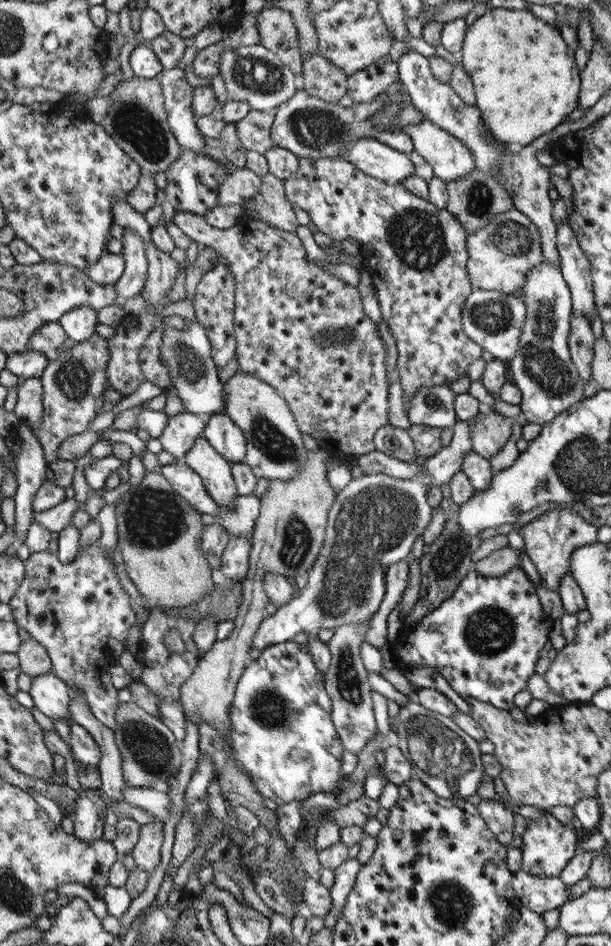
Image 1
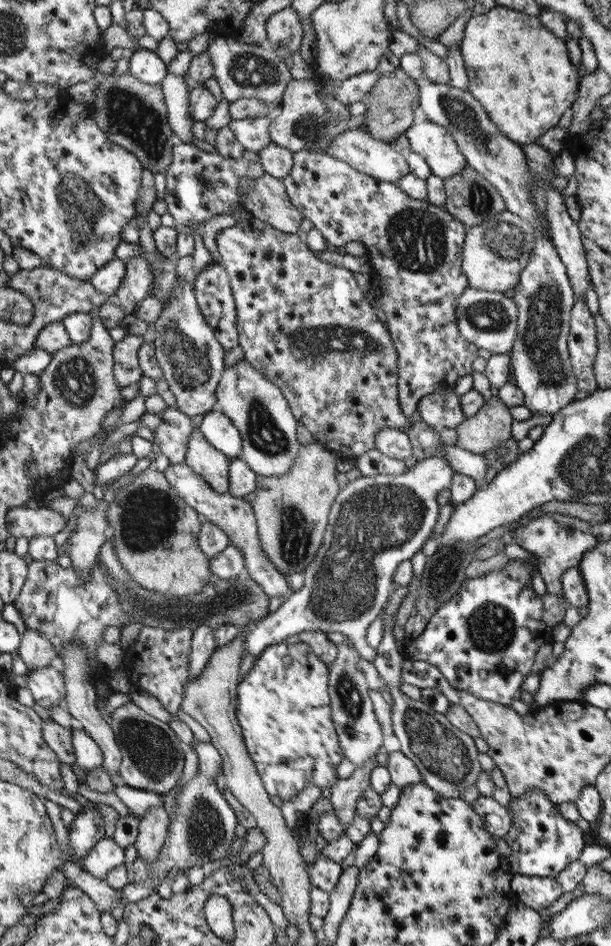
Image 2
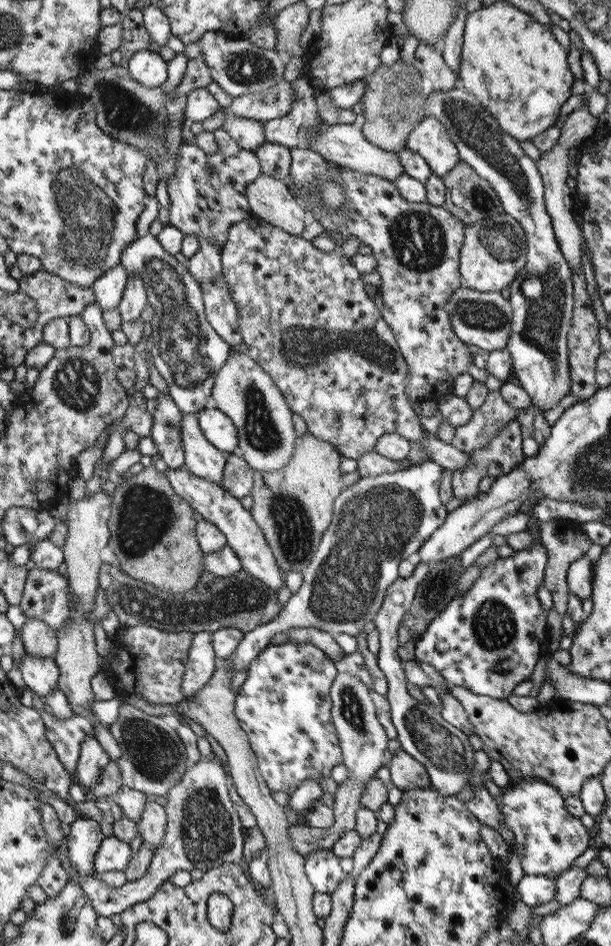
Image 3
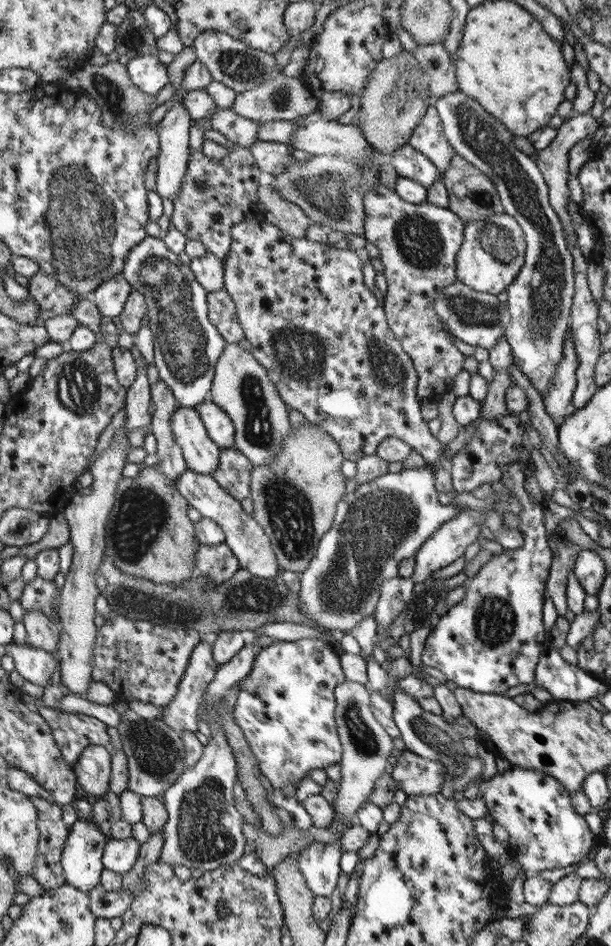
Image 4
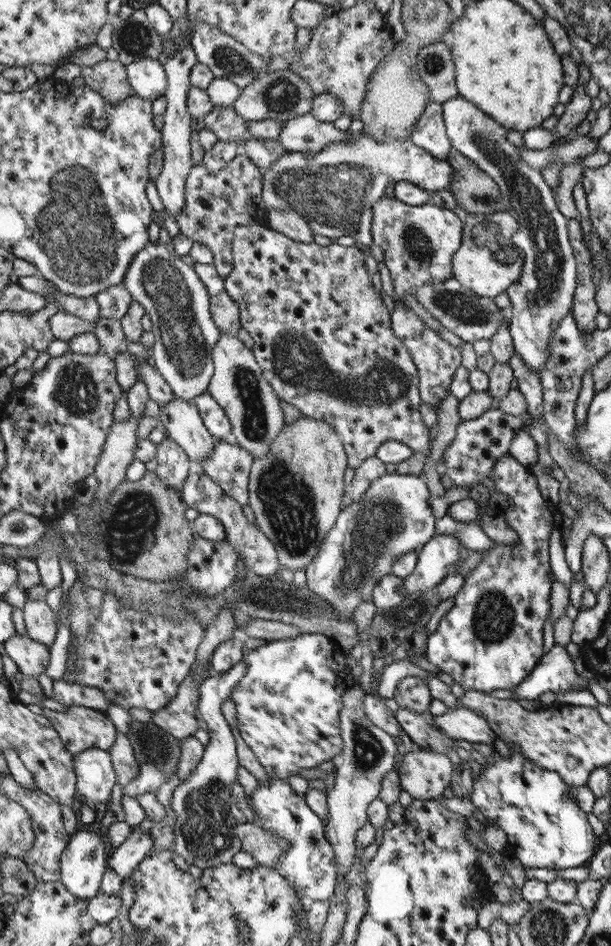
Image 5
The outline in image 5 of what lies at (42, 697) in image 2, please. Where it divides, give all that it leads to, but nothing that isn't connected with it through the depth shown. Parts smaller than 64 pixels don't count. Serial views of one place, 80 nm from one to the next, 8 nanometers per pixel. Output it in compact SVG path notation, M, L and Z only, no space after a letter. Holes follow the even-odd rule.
M15 635L4 642L7 655L17 664L18 672L25 677L45 674L50 664L49 647L32 640L26 635Z

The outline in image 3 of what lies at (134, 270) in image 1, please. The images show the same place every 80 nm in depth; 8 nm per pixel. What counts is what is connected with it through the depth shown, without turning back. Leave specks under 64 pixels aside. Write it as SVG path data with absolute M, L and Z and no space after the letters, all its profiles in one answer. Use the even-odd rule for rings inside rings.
M130 275L119 302L119 310L123 322L134 322L141 316L146 304L148 304L145 280L140 275Z

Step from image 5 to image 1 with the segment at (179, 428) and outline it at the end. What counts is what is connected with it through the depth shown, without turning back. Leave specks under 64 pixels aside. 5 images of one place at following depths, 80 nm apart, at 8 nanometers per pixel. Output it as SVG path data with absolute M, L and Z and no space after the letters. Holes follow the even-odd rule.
M202 435L182 461L201 476L203 485L219 508L227 508L239 496L231 472L231 462L224 458Z

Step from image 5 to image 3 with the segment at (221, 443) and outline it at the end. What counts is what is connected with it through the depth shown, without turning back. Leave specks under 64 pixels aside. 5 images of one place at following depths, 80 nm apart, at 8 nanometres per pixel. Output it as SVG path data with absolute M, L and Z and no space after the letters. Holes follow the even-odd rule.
M238 452L226 454L226 458L227 465L224 468L224 479L221 487L239 499L250 495L254 487L255 470Z

